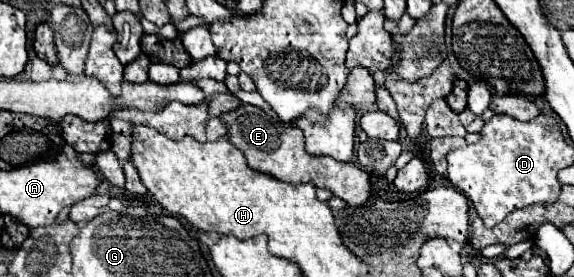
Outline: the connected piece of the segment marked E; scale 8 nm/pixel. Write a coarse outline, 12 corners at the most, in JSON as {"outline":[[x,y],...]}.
{"outline":[[242,104],[224,114],[250,168],[312,182],[350,206],[372,194],[354,162],[312,156],[302,130]]}

